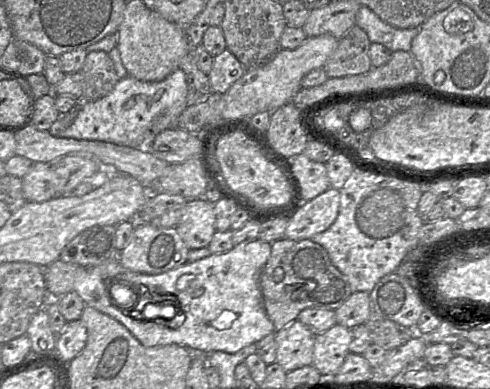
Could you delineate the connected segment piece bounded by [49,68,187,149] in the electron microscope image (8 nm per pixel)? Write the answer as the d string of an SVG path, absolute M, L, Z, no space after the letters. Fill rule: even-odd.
M179 68L173 71L164 80L159 81L159 82L144 82L144 81L137 80L133 77L125 77L123 79L120 79L115 85L115 87L113 88L113 90L105 97L98 99L96 101L79 101L79 113L76 119L74 120L74 122L68 128L66 128L65 130L54 130L54 124L53 124L49 132L53 136L60 136L63 138L76 139L76 140L104 141L104 142L109 142L109 143L127 146L131 148L147 148L148 149L148 145L158 133L169 128L177 128L178 118L180 117L181 113L186 107L187 107L186 75Z

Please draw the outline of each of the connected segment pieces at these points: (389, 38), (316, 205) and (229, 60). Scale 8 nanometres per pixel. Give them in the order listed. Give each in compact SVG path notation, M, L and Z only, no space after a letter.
M361 5L355 18L355 25L363 29L371 43L380 43L392 52L410 51L411 42L422 25L413 28L397 28L384 22L367 5Z
M332 187L312 200L304 201L297 213L289 219L284 238L291 240L311 239L315 234L327 230L336 220L339 207L340 190Z
M226 48L214 57L212 69L208 74L212 91L224 94L245 72L243 65Z

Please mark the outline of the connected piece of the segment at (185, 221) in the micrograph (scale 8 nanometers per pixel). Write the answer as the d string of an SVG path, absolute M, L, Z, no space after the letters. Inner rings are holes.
M204 198L187 200L177 231L190 250L208 247L217 231L214 204Z

